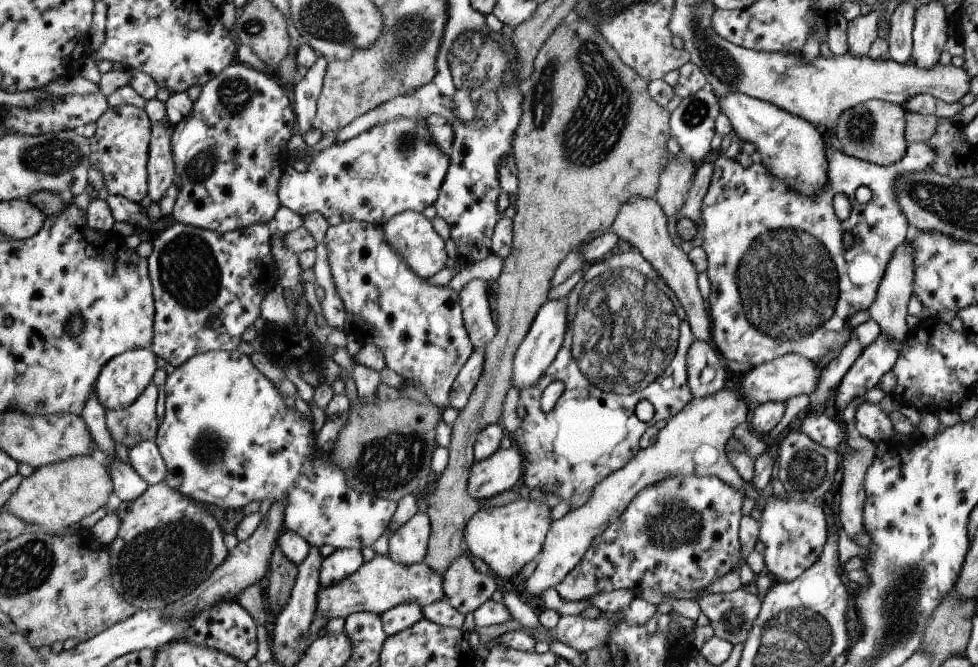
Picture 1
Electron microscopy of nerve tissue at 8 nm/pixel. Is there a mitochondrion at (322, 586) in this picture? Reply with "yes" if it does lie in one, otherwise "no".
no

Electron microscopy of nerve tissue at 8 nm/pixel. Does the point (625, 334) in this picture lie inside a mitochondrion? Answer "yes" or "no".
yes

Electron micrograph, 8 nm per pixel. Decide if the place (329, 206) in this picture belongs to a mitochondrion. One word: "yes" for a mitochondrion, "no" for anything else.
no

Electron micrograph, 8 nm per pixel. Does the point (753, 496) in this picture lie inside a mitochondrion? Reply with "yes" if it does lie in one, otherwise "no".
no

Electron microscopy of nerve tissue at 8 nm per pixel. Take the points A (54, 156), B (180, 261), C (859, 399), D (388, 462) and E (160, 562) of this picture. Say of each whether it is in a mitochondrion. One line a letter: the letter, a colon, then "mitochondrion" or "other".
A: mitochondrion
B: mitochondrion
C: other
D: mitochondrion
E: mitochondrion

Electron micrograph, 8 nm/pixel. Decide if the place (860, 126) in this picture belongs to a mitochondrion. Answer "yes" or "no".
yes

